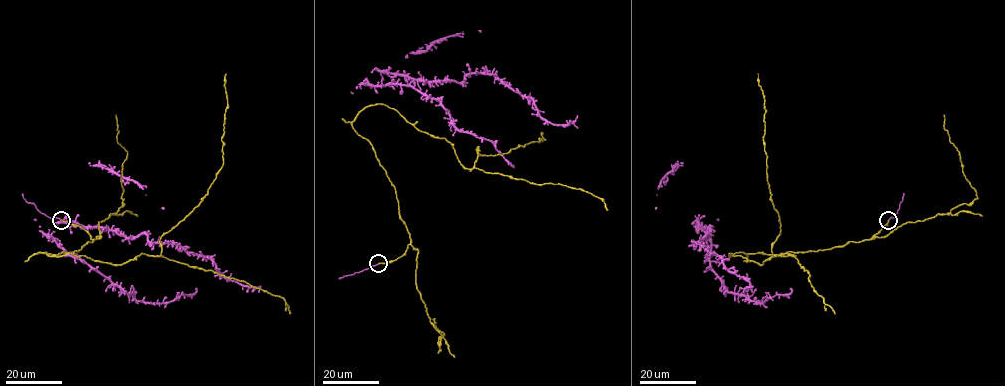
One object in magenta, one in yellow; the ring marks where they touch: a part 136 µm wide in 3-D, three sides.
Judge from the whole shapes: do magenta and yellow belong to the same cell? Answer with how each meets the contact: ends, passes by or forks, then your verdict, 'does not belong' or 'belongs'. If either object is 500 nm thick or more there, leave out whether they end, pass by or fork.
magenta ends | yellow ends | belongs

